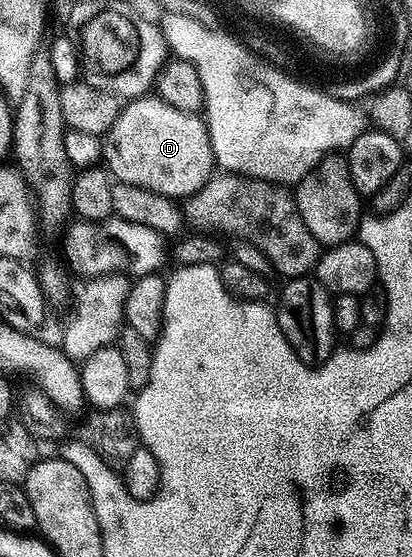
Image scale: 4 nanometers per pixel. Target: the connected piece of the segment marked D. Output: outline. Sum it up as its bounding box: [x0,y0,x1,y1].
[102,97,216,201]

